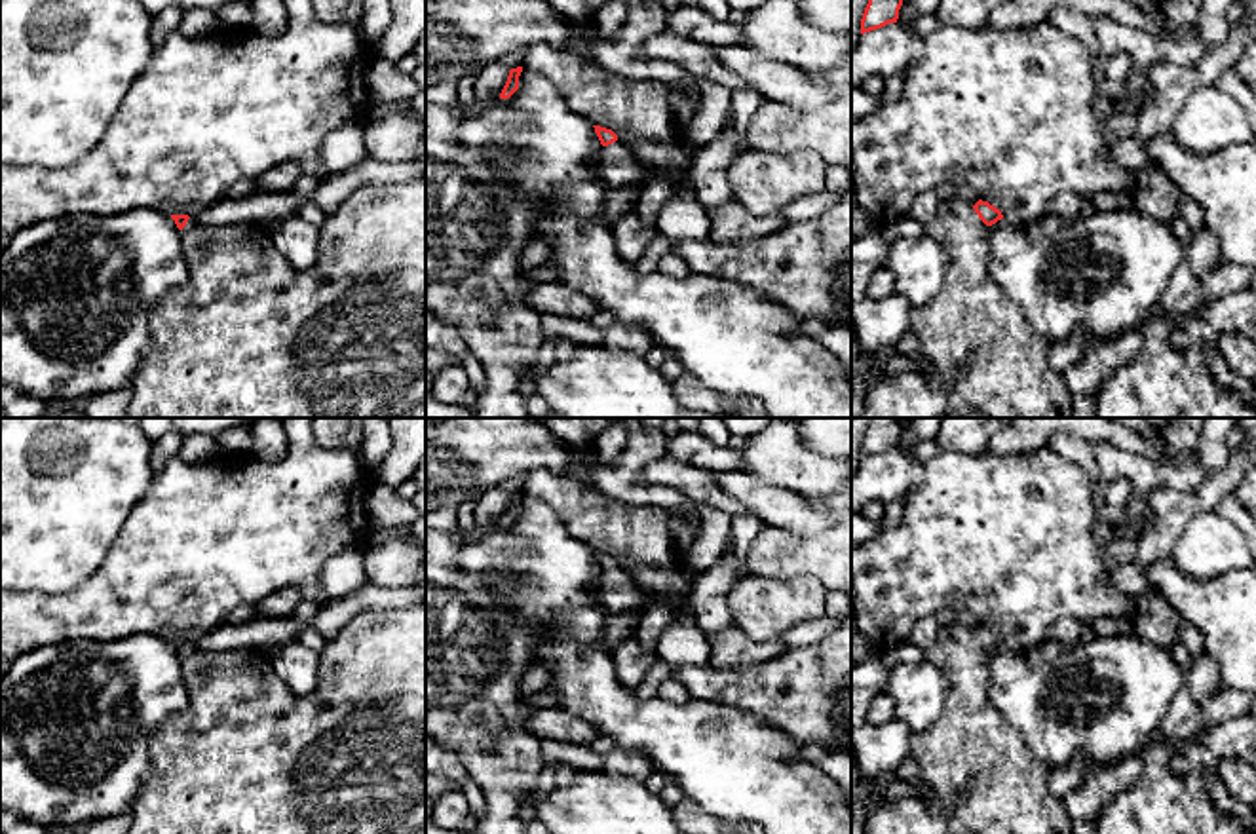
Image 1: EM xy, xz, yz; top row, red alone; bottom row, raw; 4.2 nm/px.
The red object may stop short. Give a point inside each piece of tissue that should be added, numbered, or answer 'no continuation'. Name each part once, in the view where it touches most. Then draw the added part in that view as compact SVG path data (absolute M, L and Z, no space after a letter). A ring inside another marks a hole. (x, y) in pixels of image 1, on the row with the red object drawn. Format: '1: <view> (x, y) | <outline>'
1: xz (618, 168) | M616 141L602 146L600 179L608 188L623 188L648 182L652 171L644 167L623 142Z

